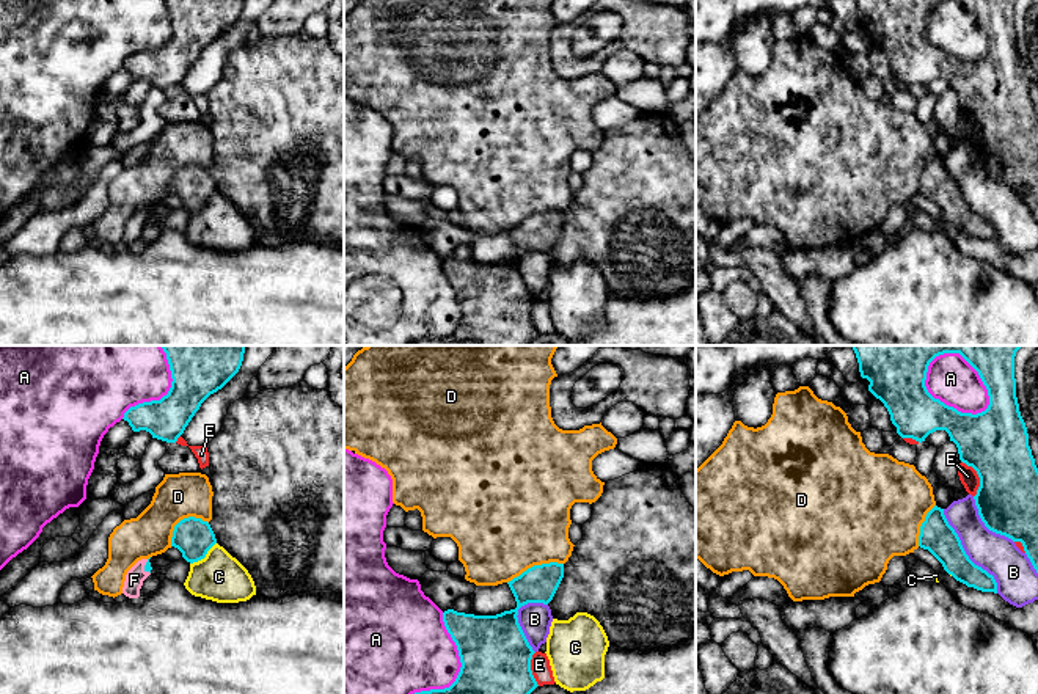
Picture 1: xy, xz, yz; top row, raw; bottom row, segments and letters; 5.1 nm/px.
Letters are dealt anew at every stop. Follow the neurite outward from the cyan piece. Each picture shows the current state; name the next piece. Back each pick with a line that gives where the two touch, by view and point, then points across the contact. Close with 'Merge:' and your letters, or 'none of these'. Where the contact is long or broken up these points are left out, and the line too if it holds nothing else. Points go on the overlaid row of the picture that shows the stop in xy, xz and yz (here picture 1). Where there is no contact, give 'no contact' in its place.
F: xy (145, 567) | across xy (148, 567), (145, 567), (134, 580)
Merge: F

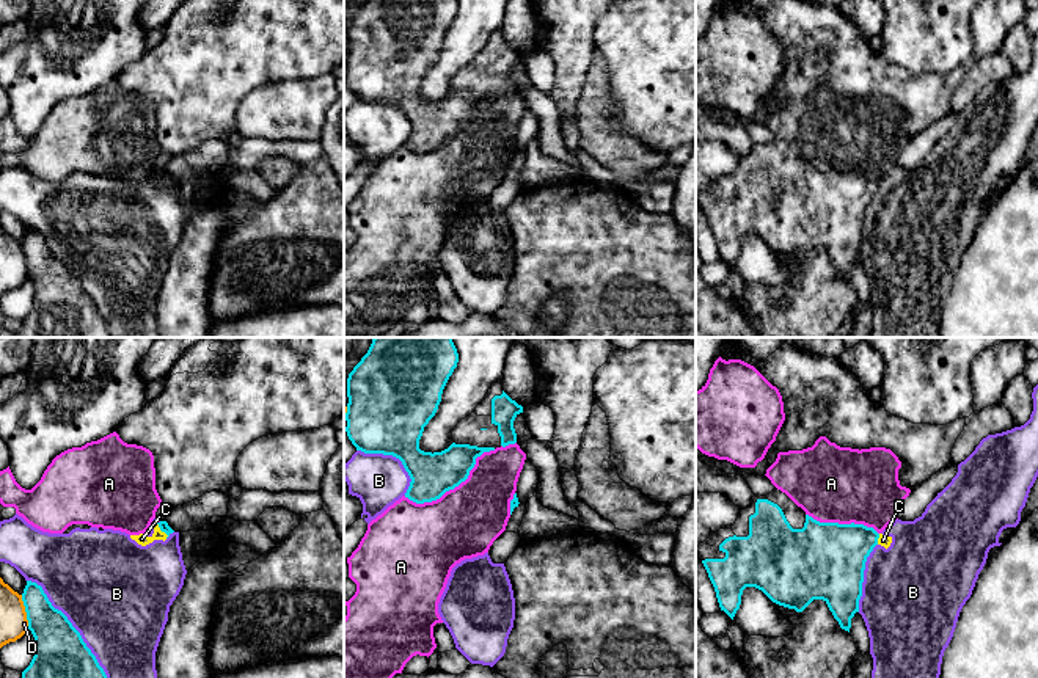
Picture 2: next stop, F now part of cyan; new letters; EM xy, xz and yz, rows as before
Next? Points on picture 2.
Merge: none of these

